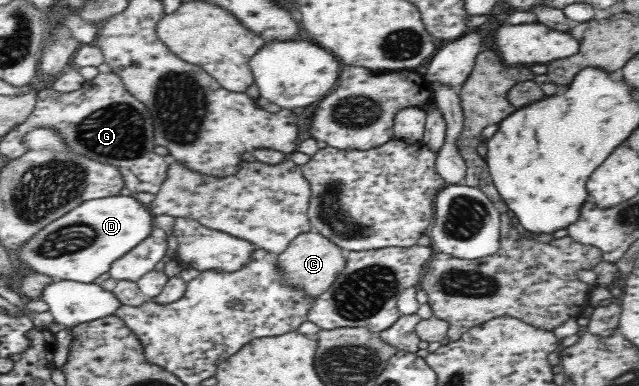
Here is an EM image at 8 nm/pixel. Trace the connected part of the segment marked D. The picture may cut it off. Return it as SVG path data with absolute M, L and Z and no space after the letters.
M120 194L89 199L22 242L16 257L32 271L54 280L92 283L104 275L114 261L148 237L154 224L154 215L142 197Z

